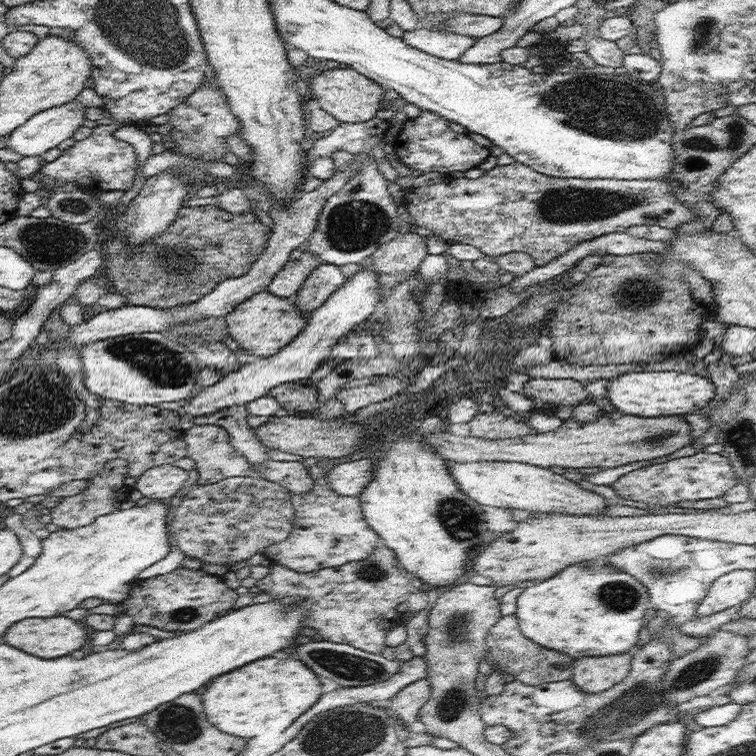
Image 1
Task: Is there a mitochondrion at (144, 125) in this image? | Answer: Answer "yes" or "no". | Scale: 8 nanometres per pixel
no

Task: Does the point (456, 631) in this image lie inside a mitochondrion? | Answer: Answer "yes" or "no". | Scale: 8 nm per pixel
yes

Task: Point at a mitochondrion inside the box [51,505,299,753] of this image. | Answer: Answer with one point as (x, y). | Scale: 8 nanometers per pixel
(179, 723)

